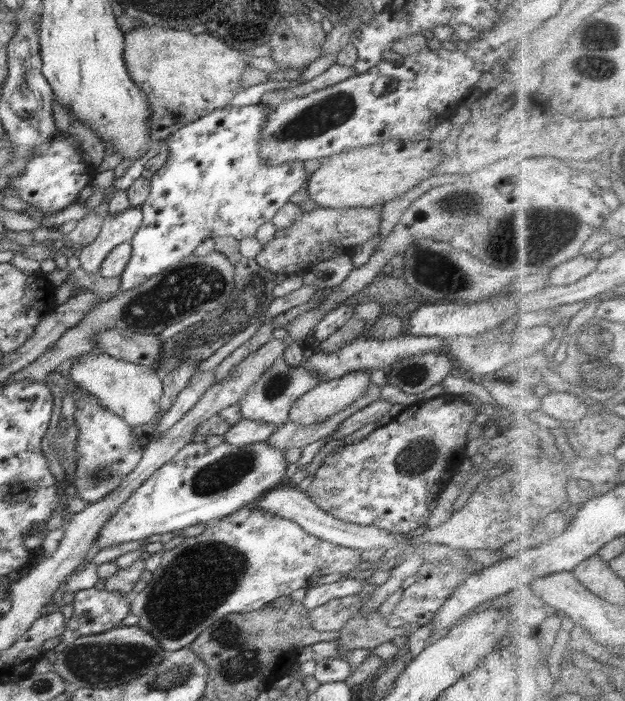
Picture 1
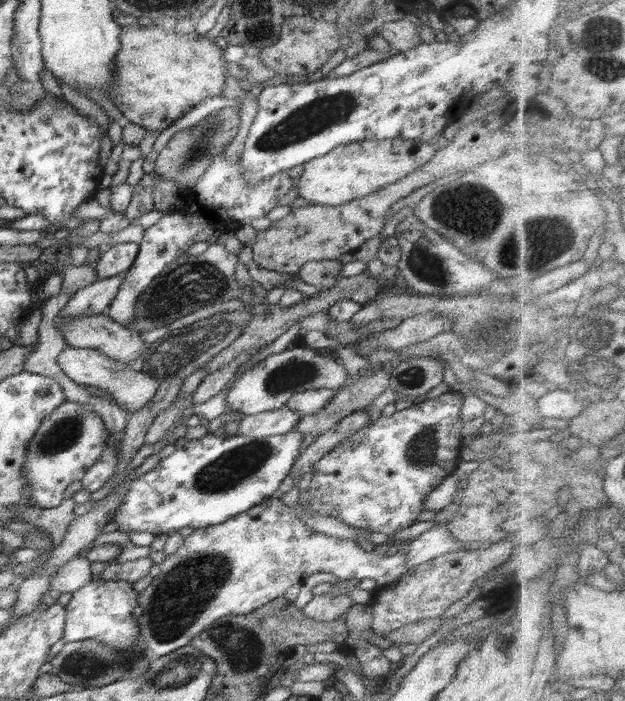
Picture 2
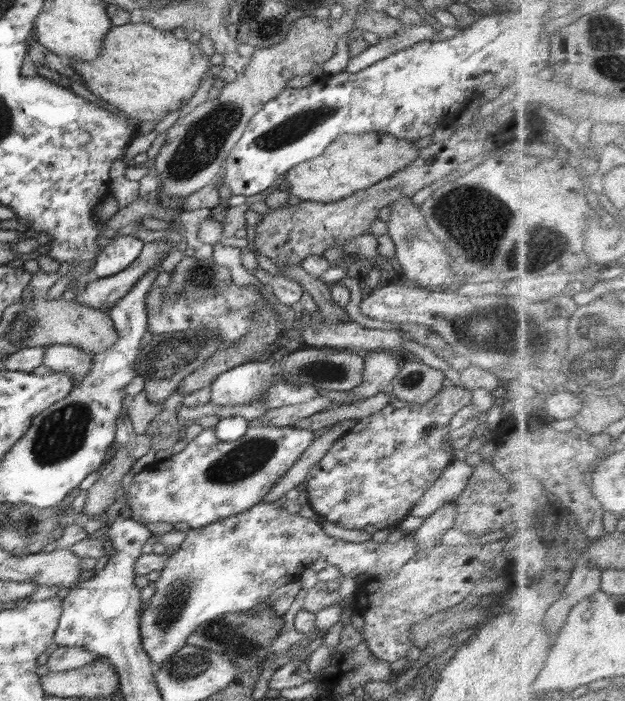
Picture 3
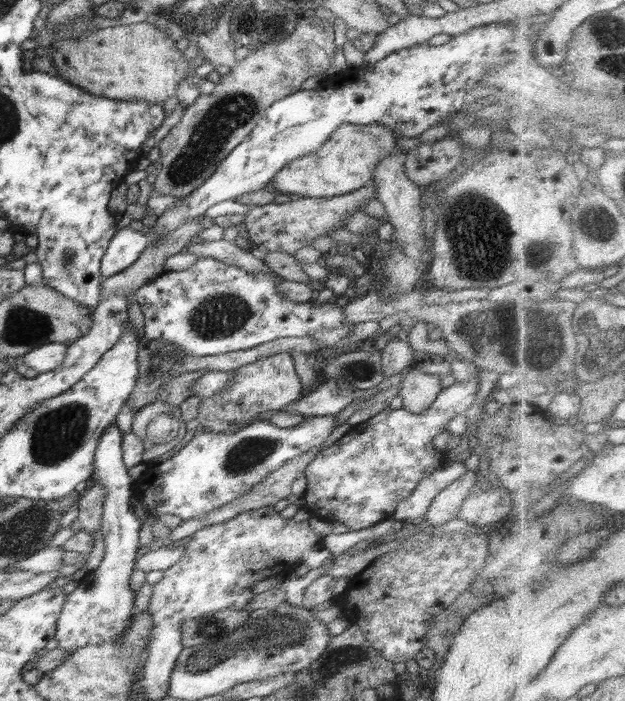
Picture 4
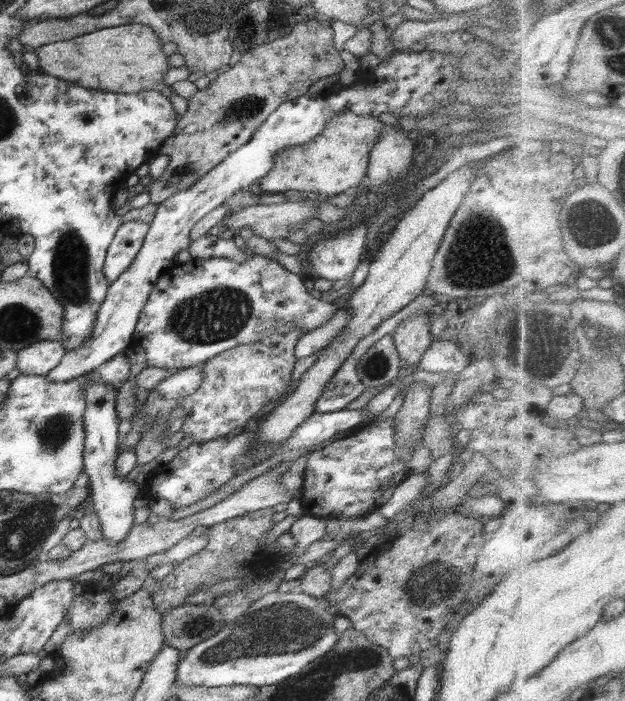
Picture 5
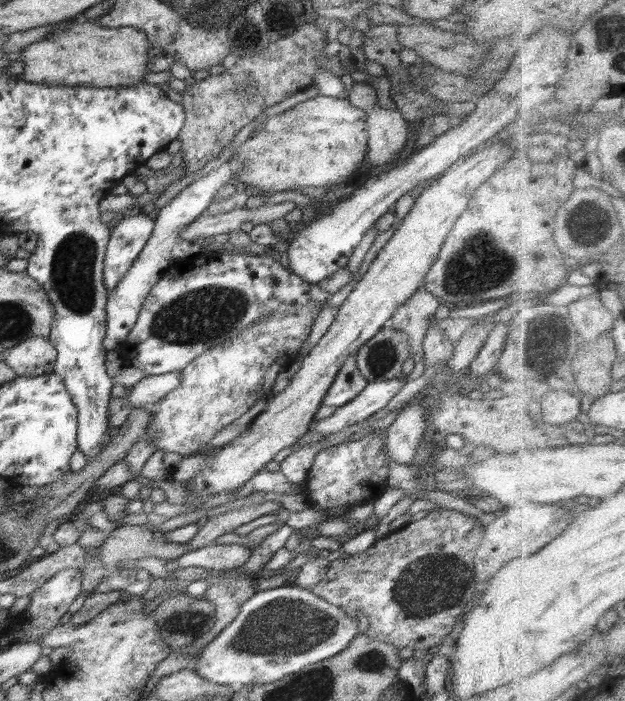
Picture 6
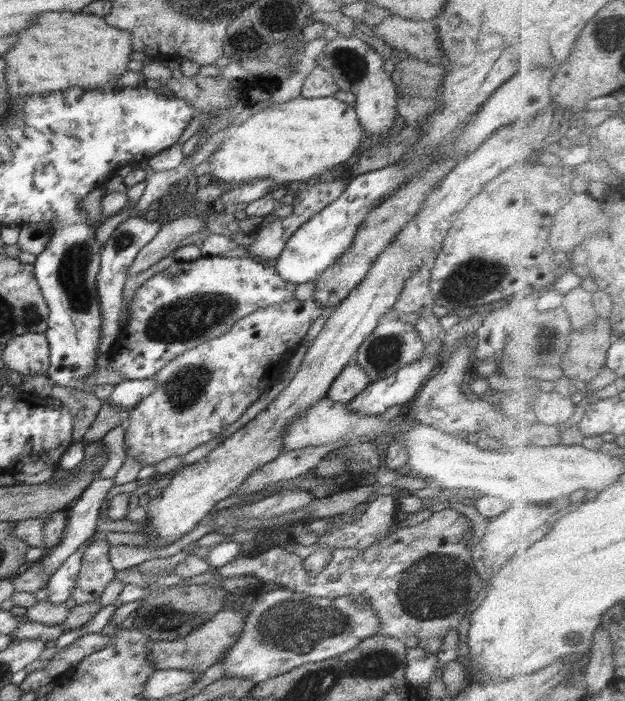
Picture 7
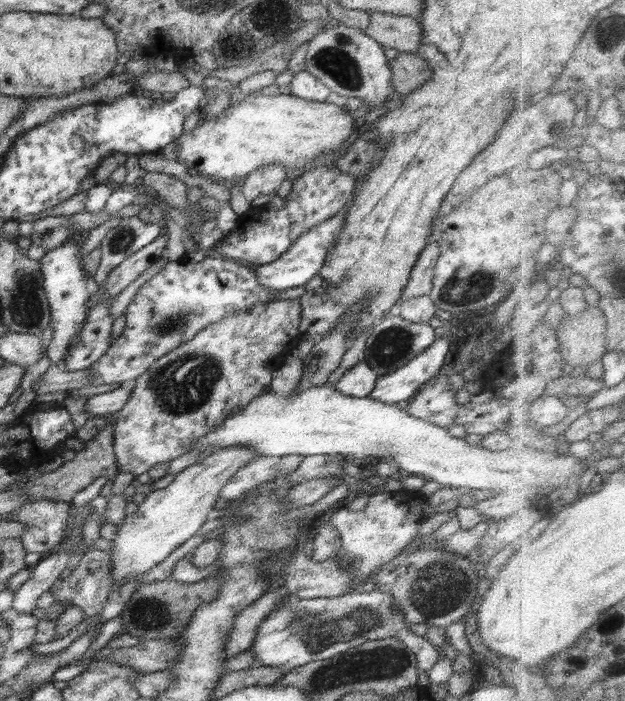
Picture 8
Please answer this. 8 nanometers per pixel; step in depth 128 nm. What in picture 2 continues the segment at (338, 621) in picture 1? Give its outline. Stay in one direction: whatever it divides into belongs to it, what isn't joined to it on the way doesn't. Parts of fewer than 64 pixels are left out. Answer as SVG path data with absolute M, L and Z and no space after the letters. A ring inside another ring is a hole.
M332 591L326 595L313 596L302 612L316 621L332 622L347 614L354 604L348 594Z

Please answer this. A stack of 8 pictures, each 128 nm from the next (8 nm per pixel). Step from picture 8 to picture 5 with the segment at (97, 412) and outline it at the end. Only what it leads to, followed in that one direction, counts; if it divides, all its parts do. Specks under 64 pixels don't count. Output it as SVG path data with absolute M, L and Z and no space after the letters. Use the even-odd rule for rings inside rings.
M201 366L180 369L176 373L164 378L162 382L156 385L154 392L166 396L166 398L178 398L188 396L202 383Z

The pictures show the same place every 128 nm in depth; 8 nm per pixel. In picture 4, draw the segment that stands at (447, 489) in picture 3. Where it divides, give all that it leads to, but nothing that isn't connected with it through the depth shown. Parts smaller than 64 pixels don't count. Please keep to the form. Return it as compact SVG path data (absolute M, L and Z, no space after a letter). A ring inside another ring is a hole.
M458 461L440 465L420 480L408 499L402 500L391 514L391 519L404 522L407 519L424 517L432 500L451 486L452 482L460 479L466 471L468 469L464 463Z

